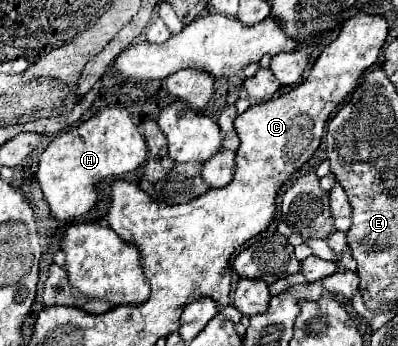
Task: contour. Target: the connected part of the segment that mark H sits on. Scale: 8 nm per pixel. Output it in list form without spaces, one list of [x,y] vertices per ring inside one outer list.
[[[107,106],[85,124],[69,128],[53,138],[39,158],[37,180],[49,204],[51,216],[65,222],[95,208],[101,182],[111,182],[125,172],[137,170],[147,160],[147,146],[133,118],[121,106]]]

